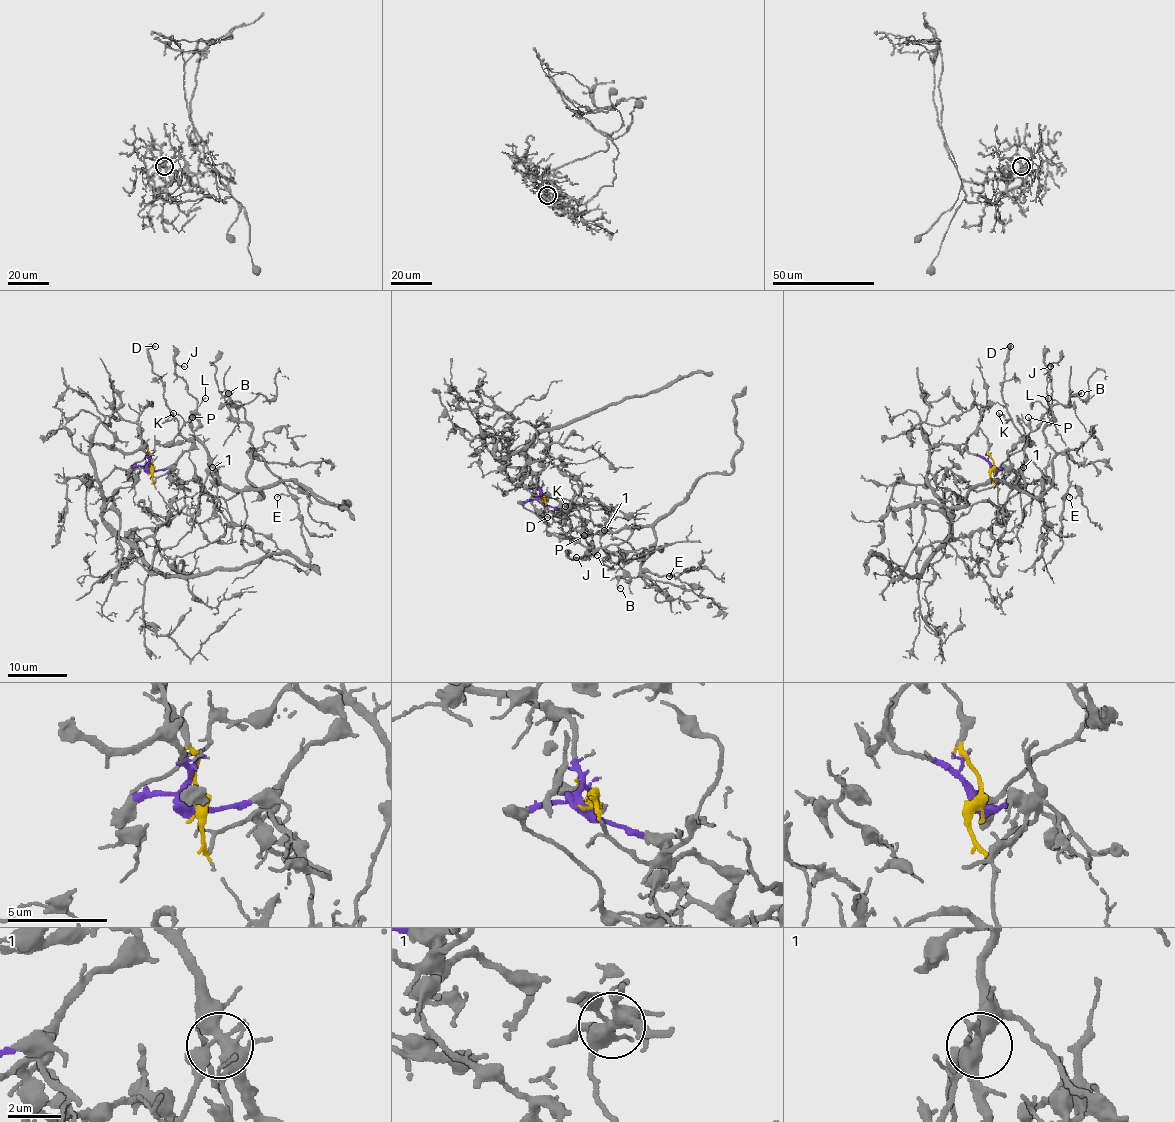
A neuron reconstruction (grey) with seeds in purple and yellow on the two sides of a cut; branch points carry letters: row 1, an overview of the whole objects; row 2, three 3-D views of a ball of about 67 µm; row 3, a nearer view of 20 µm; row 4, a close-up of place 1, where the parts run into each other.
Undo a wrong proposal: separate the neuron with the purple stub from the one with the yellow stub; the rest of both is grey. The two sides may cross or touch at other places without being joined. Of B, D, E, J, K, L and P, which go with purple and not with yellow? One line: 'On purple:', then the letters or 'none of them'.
On purple: none of them

